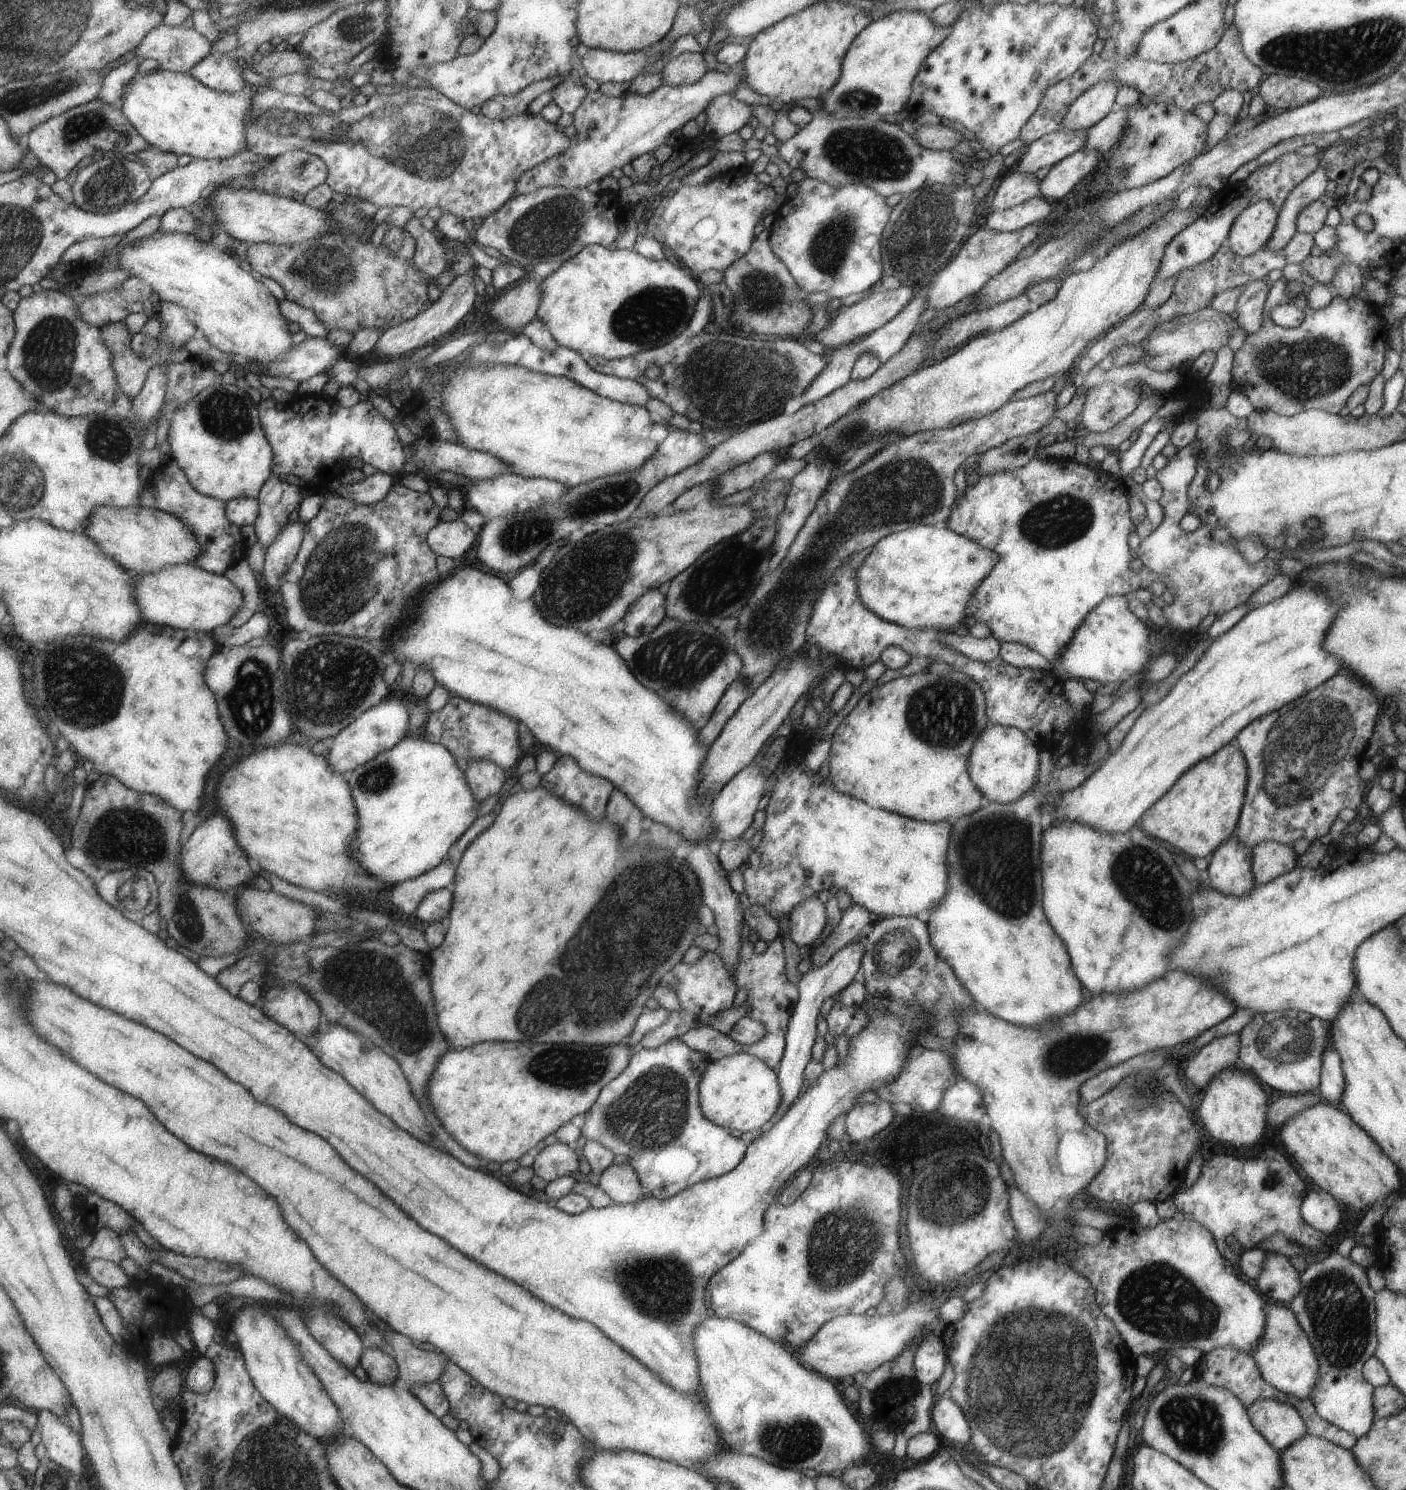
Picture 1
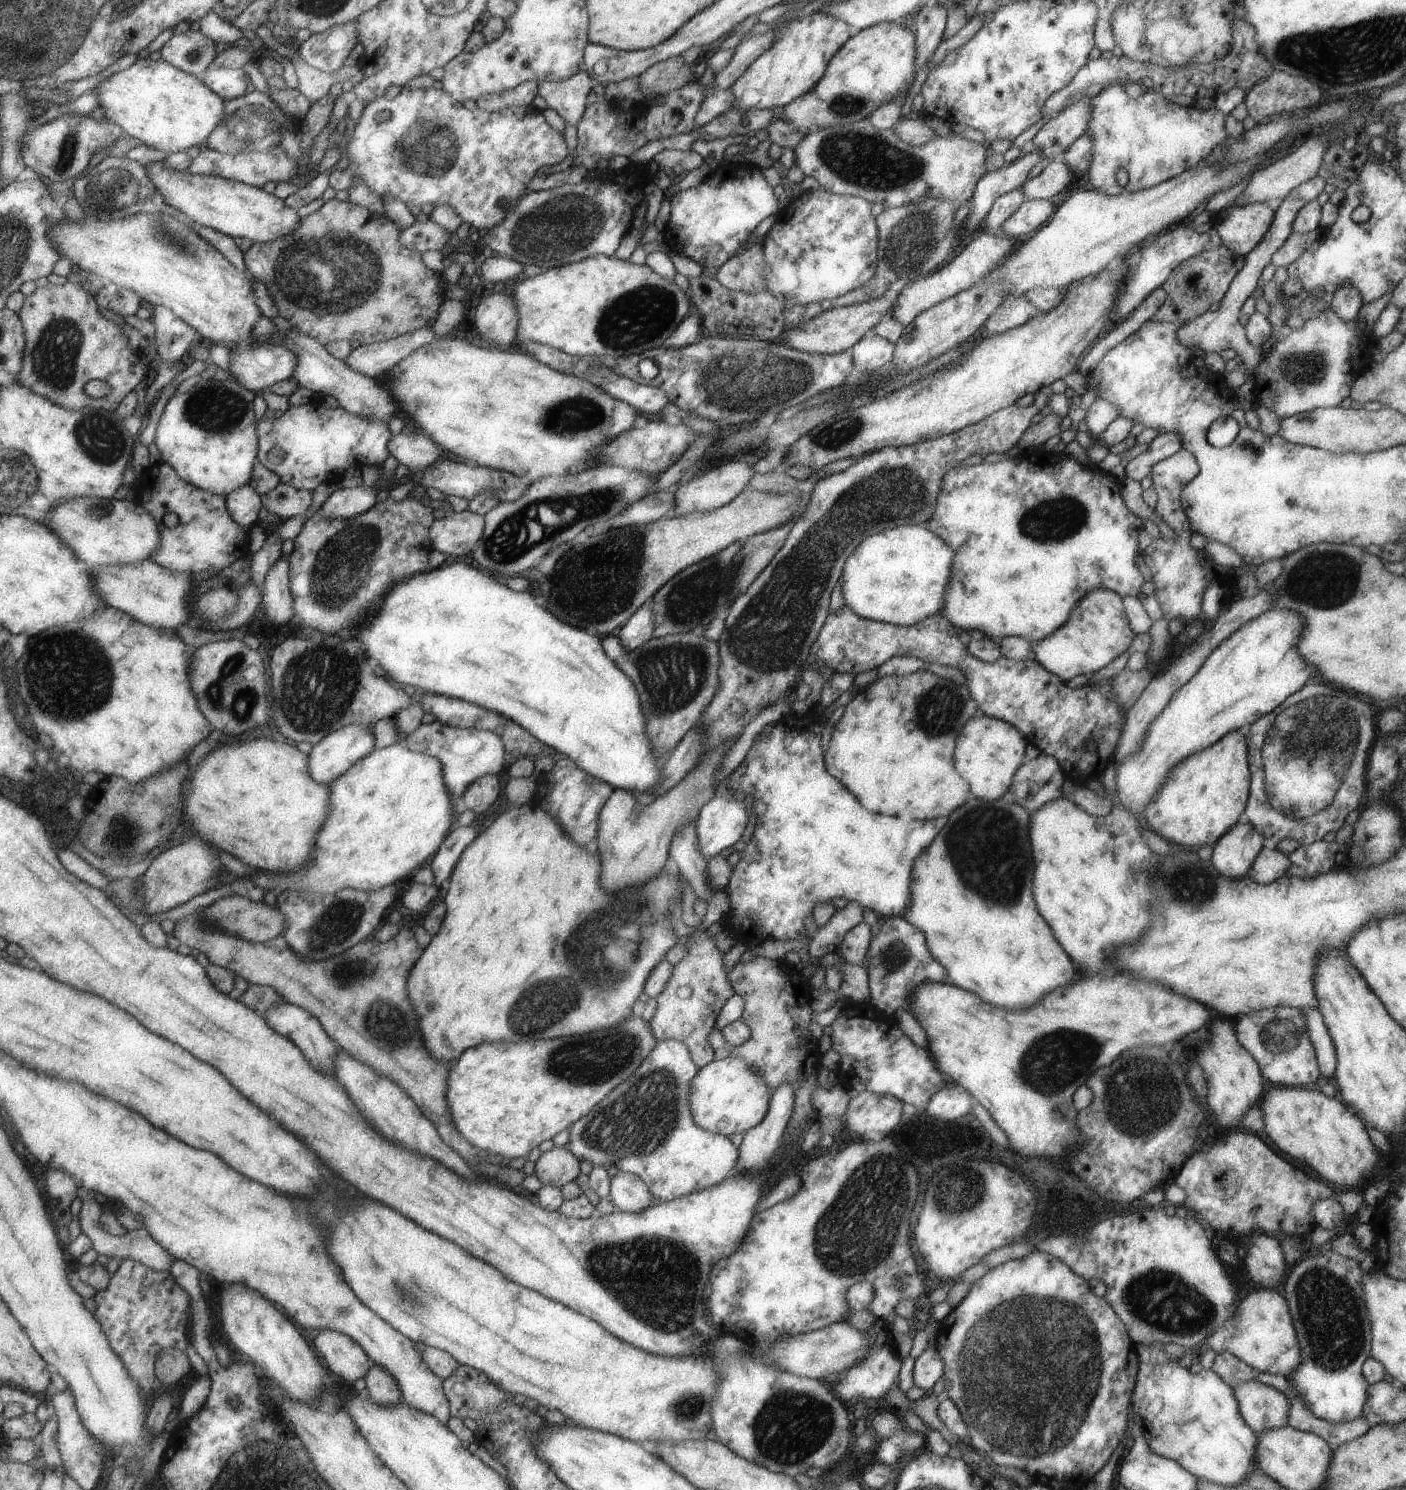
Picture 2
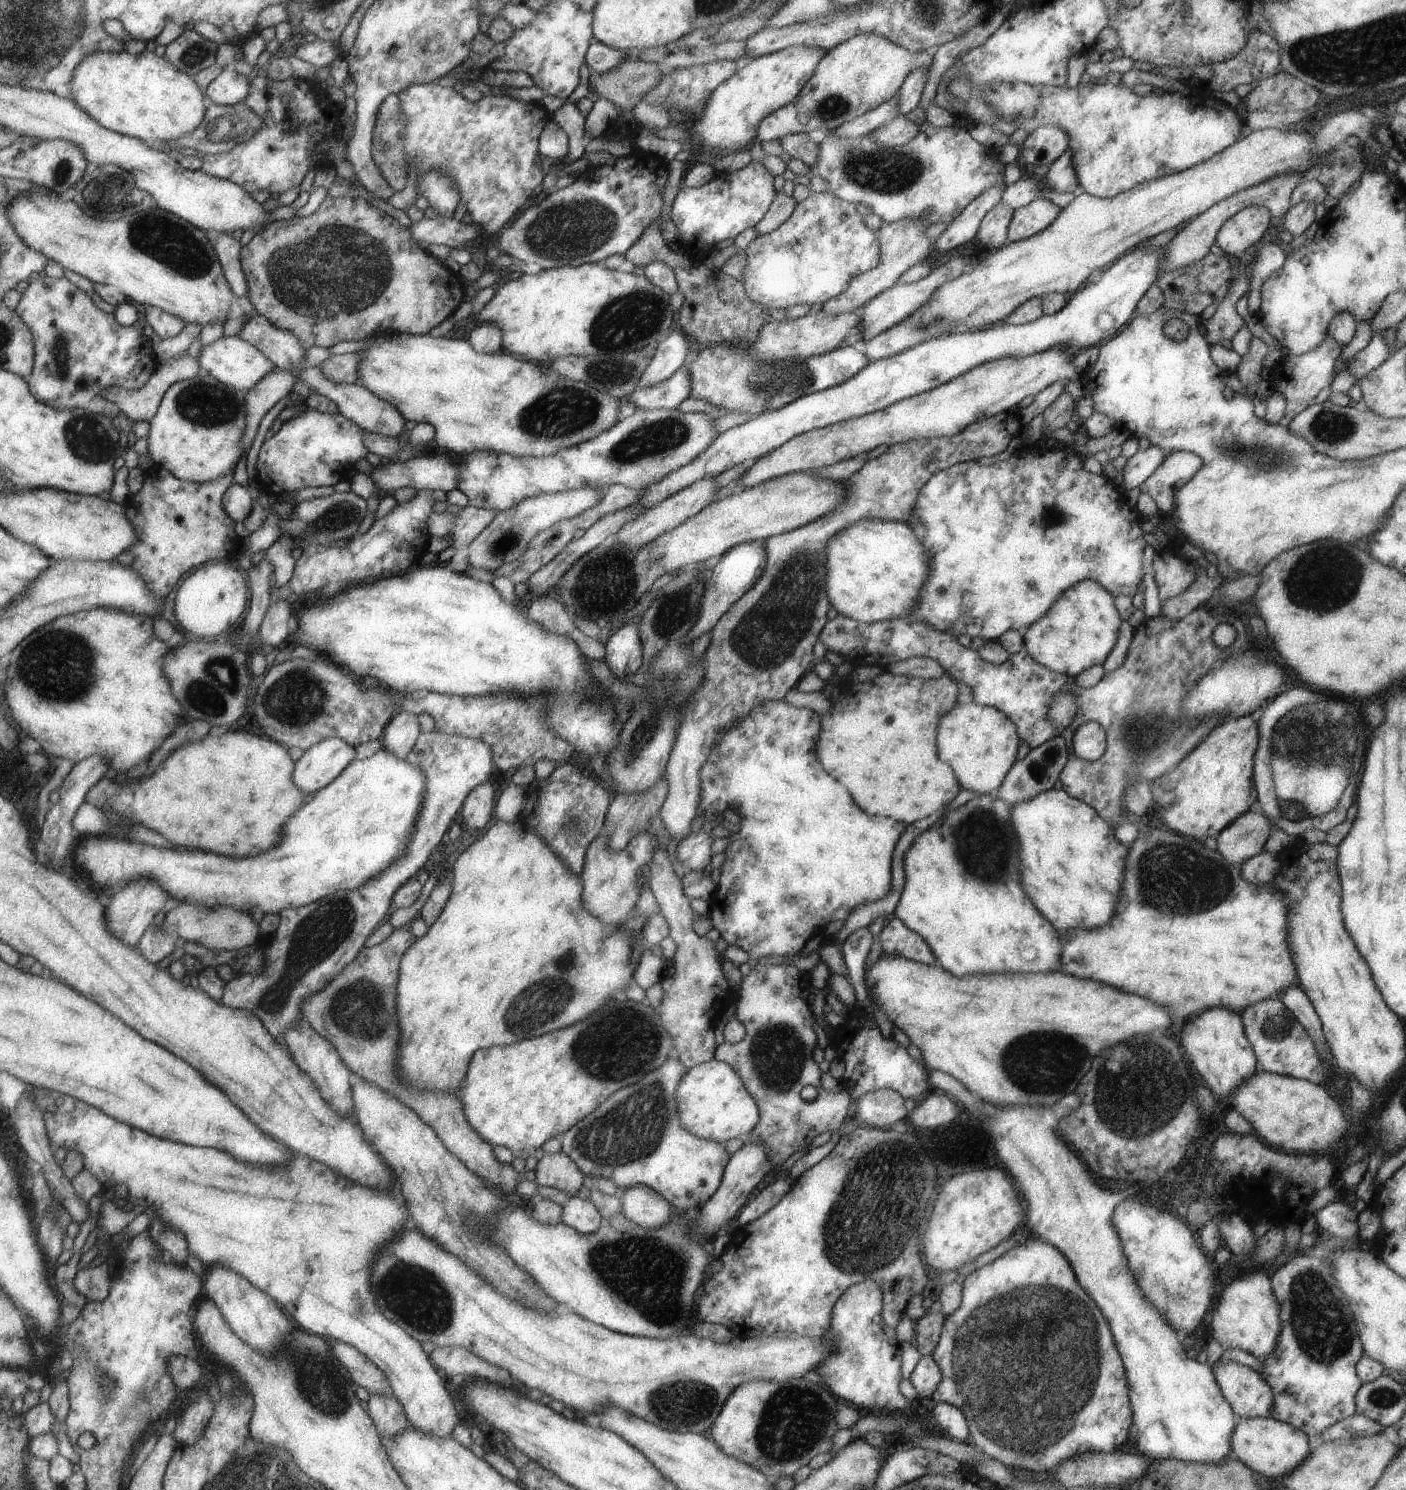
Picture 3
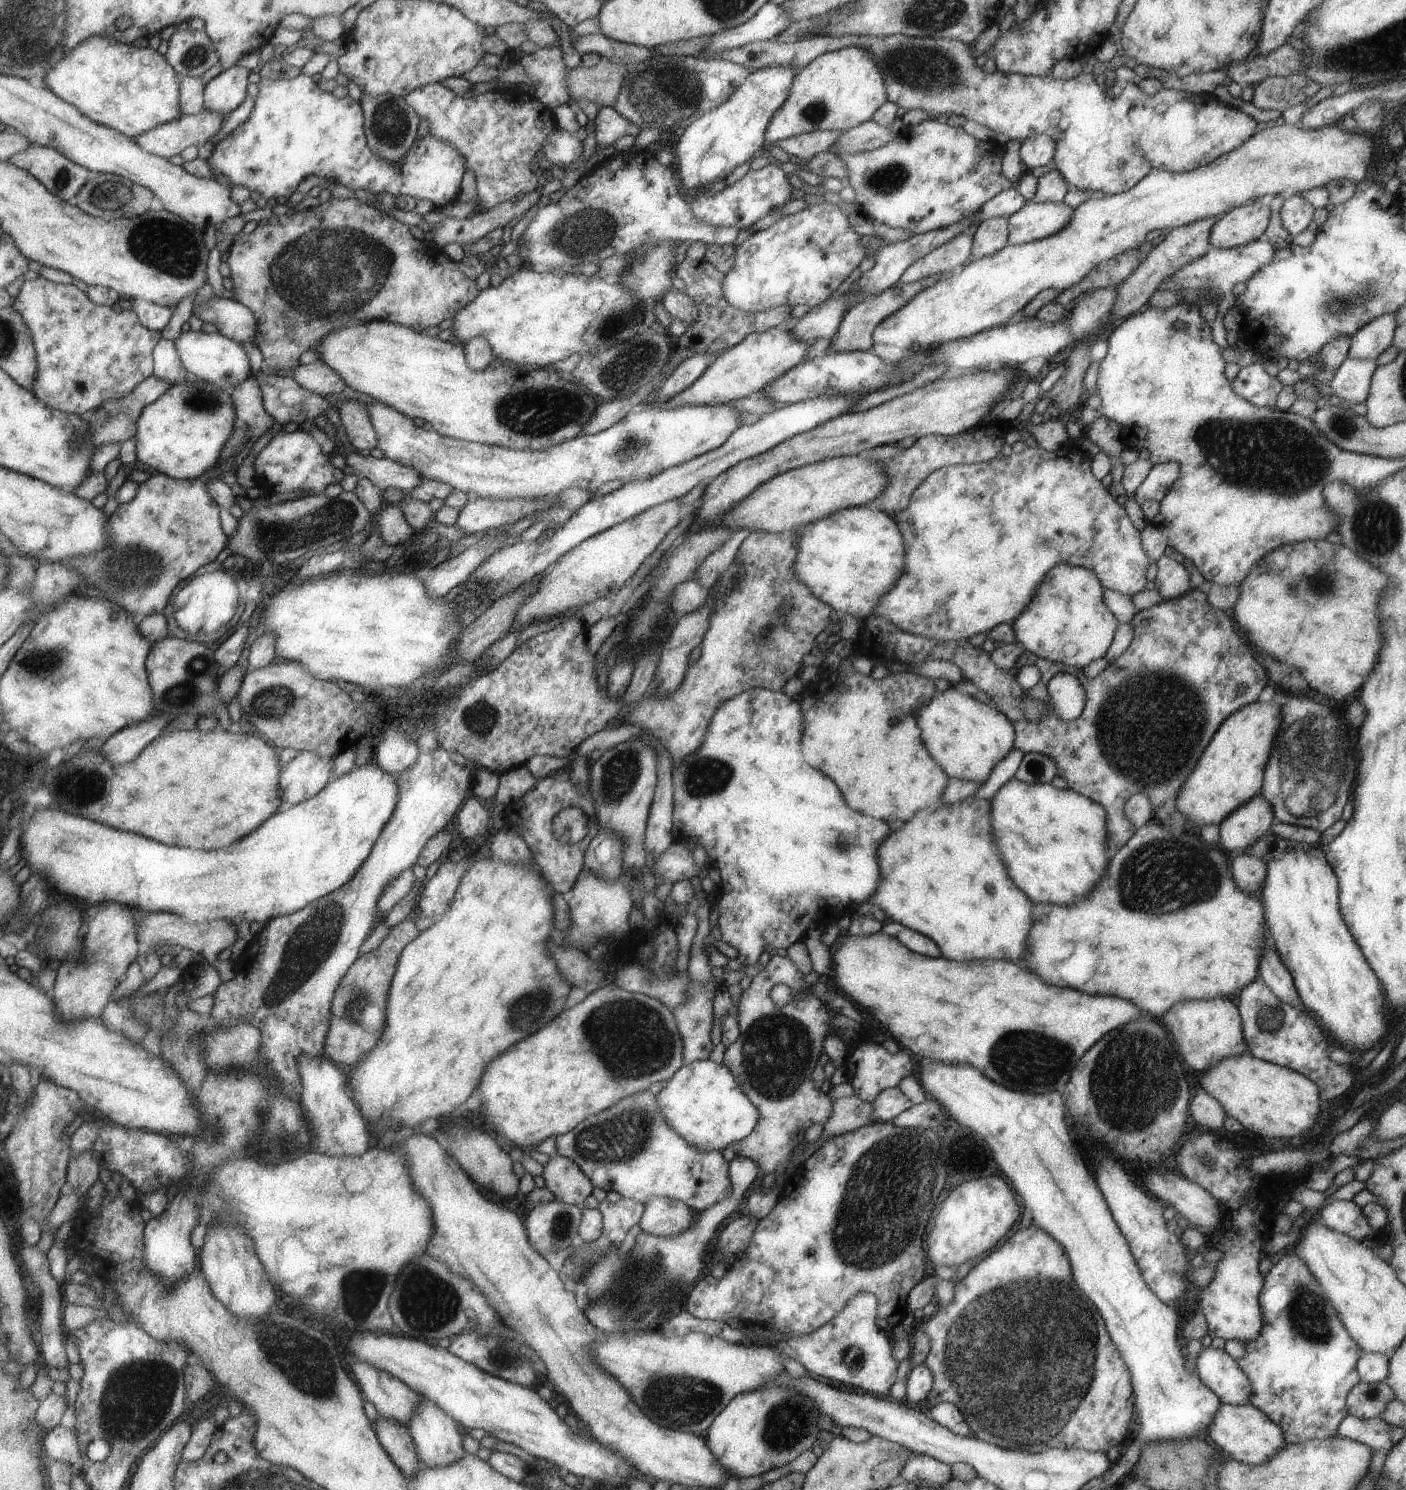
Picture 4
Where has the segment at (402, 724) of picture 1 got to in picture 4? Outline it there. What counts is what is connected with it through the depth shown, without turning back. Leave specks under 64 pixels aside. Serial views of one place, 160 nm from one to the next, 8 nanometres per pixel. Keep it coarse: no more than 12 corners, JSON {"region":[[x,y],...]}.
{"region":[[303,751],[283,763],[280,806],[317,794],[329,782],[331,759]]}

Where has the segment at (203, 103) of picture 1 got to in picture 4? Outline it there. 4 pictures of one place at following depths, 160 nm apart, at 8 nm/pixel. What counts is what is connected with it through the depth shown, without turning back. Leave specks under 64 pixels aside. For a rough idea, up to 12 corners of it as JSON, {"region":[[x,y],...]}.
{"region":[[90,36],[44,86],[137,138],[177,120],[180,82],[153,48]]}

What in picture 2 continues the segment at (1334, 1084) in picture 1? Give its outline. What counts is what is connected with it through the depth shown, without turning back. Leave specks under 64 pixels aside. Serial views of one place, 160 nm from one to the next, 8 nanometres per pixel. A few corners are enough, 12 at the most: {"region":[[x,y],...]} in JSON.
{"region":[[1303,1007],[1320,1074],[1332,1080],[1336,1054],[1317,1007]]}

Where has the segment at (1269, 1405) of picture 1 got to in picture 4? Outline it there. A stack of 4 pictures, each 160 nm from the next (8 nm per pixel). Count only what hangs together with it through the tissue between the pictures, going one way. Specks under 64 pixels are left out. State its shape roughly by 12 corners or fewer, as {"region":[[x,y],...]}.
{"region":[[1224,1349],[1195,1356],[1199,1380],[1221,1403],[1247,1403],[1249,1381]]}

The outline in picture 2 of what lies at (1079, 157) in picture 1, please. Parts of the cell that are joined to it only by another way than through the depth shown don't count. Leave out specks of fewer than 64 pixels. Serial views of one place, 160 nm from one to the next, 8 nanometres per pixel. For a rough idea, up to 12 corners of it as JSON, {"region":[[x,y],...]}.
{"region":[[1063,154],[1020,186],[1026,199],[1063,192],[1075,174]]}

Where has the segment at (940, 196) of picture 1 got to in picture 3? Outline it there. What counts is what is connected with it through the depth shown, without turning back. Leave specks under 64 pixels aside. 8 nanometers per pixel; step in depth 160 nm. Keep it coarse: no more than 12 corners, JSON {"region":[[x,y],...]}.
{"region":[[919,218],[875,232],[877,266],[822,303],[833,316],[859,309],[925,261],[932,240]]}

